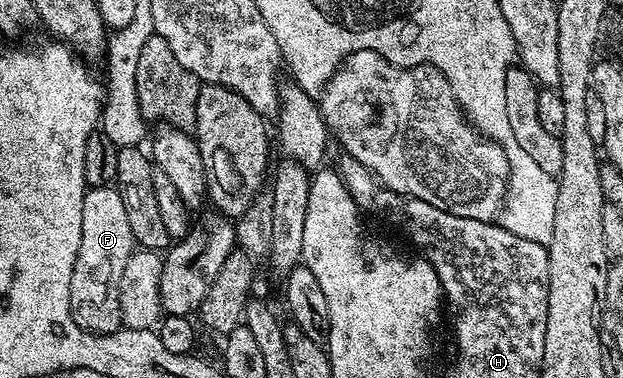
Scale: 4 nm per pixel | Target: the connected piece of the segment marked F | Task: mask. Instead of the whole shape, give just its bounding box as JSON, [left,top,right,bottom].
[69,188,136,336]

